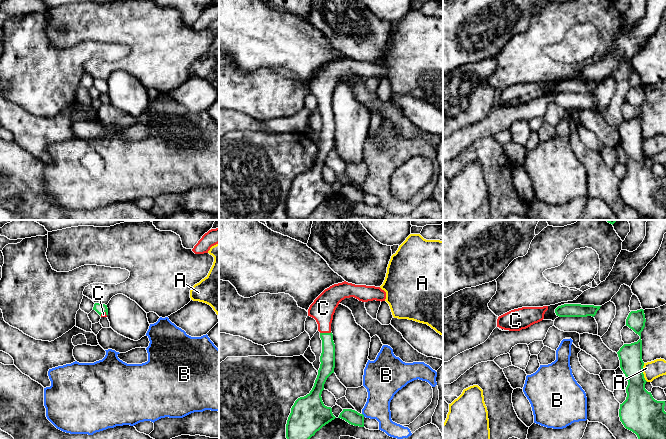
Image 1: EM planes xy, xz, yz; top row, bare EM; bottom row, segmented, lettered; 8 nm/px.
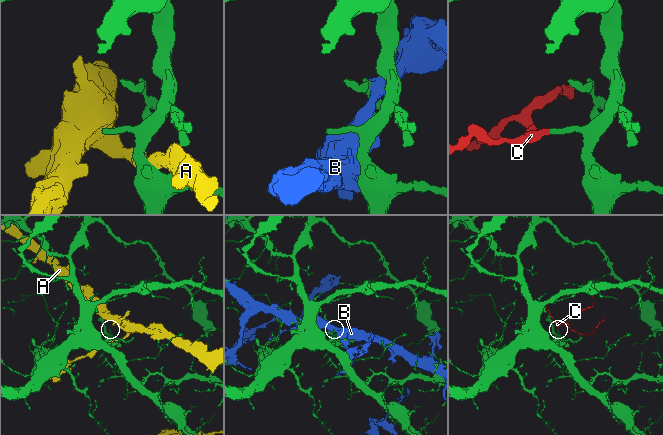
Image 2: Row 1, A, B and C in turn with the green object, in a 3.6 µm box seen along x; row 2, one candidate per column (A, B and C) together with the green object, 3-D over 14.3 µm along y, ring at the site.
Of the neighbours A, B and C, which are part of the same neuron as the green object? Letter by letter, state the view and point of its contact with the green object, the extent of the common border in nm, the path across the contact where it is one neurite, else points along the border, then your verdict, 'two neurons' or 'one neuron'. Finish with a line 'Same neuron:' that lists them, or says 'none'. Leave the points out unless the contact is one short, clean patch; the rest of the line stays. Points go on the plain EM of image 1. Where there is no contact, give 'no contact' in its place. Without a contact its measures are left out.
A: yz (642, 148) | 160 nm | two neurons
B: xz (363, 191) | 40 nm | two neurons
C: xz (325, 109) | 100 nm | across xz (327, 134), (325, 109), (323, 84) | one neuron
Same neuron: C

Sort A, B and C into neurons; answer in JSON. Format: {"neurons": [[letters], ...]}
{"neurons": [["A"], ["B"], ["C"]]}

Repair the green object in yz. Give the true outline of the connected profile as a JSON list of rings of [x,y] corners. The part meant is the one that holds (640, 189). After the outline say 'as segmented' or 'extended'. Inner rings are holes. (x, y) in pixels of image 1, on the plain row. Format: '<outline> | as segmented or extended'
[[[644,86],[631,87],[626,95],[626,102],[640,112],[637,118],[624,120],[617,128],[620,136],[620,144],[627,154],[626,176],[620,180],[619,193],[624,203],[638,213],[644,220],[666,220],[666,188],[664,187],[665,177],[657,177],[651,168],[645,165],[646,156],[643,150],[644,138],[642,136],[641,108],[645,103]]] | as segmented

